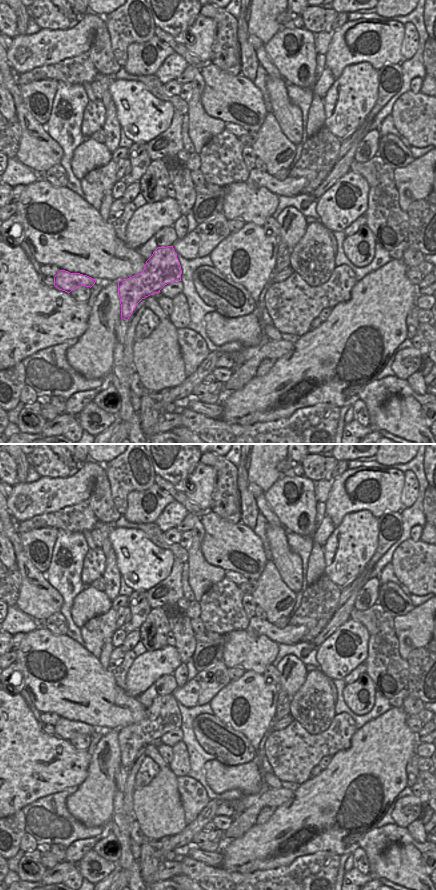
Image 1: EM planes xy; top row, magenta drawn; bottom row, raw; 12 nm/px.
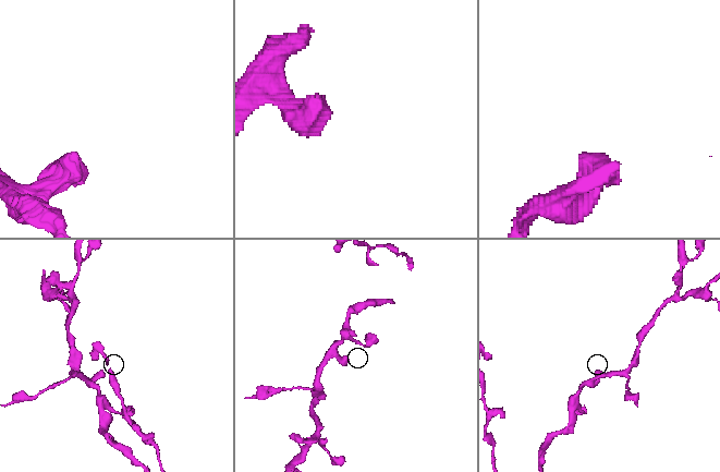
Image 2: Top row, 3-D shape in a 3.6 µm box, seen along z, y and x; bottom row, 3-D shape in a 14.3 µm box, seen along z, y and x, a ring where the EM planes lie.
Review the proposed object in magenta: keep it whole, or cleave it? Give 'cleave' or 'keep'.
keep

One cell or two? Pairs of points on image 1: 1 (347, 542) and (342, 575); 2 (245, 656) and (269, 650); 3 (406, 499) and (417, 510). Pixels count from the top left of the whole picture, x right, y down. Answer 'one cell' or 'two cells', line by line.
1: one cell
2: one cell
3: two cells

